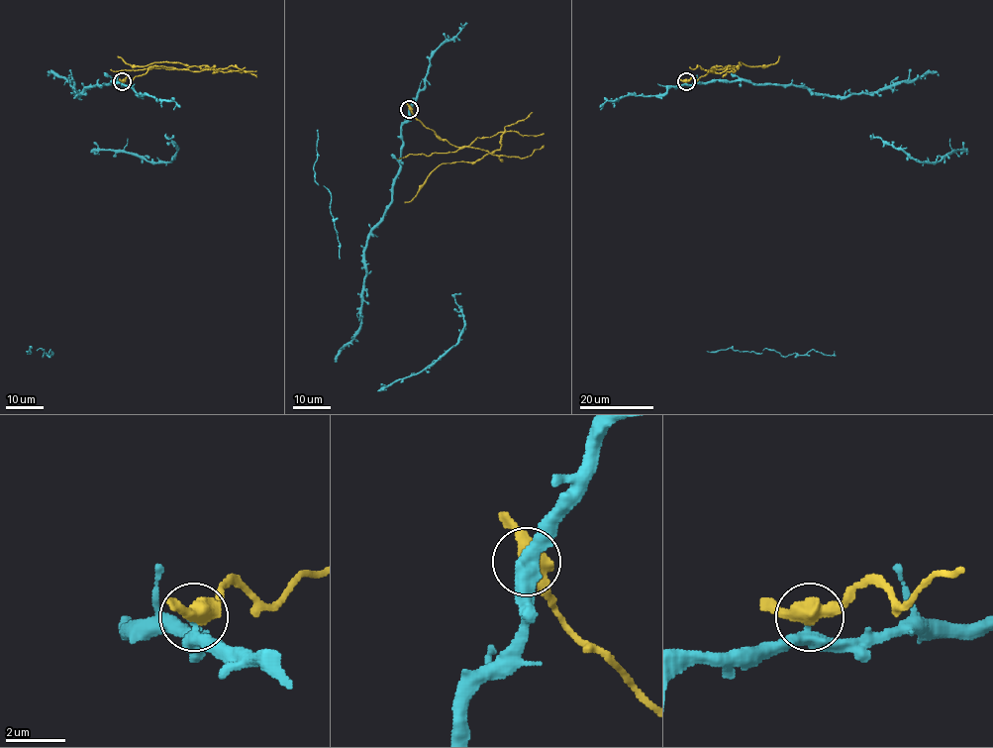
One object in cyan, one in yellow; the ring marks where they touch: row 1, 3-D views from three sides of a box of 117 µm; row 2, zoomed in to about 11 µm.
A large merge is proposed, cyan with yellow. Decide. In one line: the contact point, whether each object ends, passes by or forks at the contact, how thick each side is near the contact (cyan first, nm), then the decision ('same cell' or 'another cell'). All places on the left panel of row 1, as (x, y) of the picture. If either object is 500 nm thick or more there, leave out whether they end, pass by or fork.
(122, 81) | 340/500 nm | another cell

